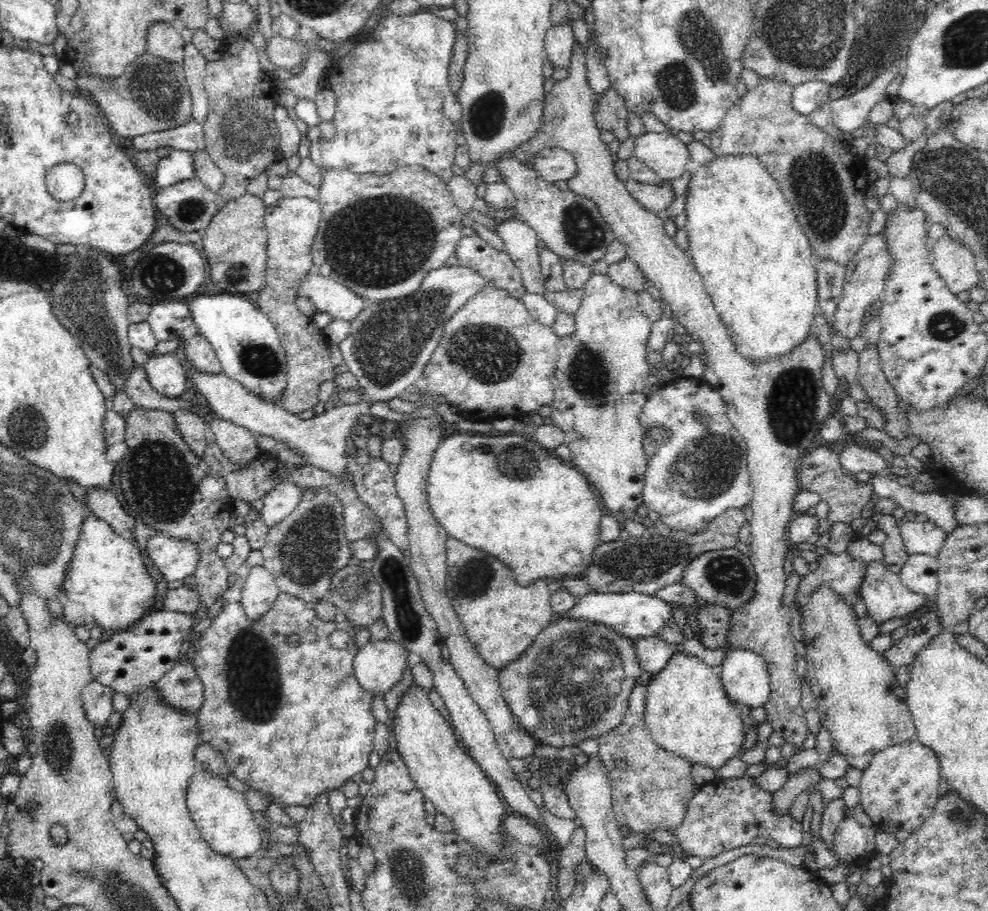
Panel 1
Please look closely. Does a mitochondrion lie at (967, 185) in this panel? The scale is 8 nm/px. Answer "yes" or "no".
yes

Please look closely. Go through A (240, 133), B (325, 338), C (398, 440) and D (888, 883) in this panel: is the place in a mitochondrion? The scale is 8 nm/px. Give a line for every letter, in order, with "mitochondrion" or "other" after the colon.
A: mitochondrion
B: other
C: other
D: other

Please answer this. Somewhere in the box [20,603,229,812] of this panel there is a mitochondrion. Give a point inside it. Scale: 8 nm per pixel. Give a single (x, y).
(59, 750)

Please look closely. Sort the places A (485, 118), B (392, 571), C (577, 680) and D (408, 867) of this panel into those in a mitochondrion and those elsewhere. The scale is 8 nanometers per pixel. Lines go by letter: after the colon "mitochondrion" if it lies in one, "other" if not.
A: mitochondrion
B: mitochondrion
C: mitochondrion
D: mitochondrion

